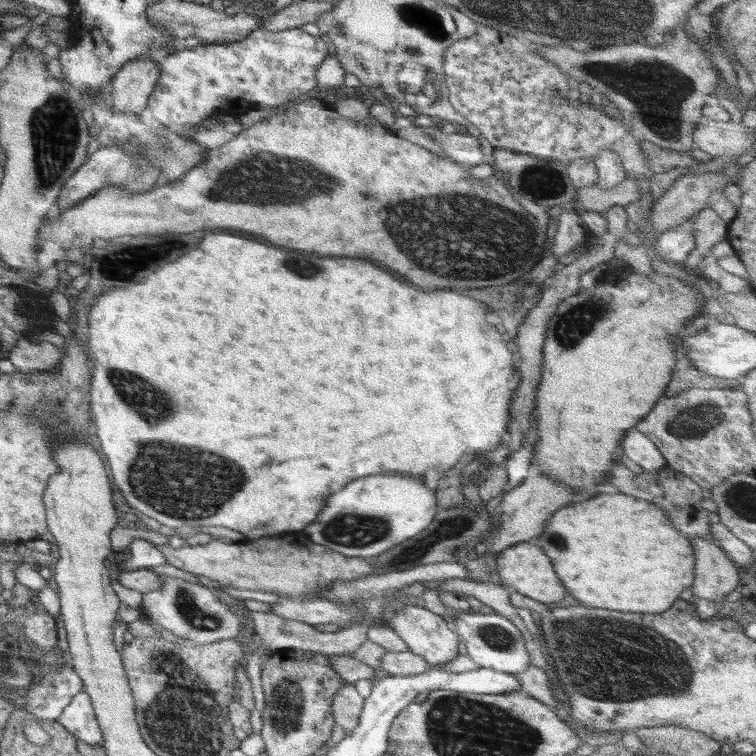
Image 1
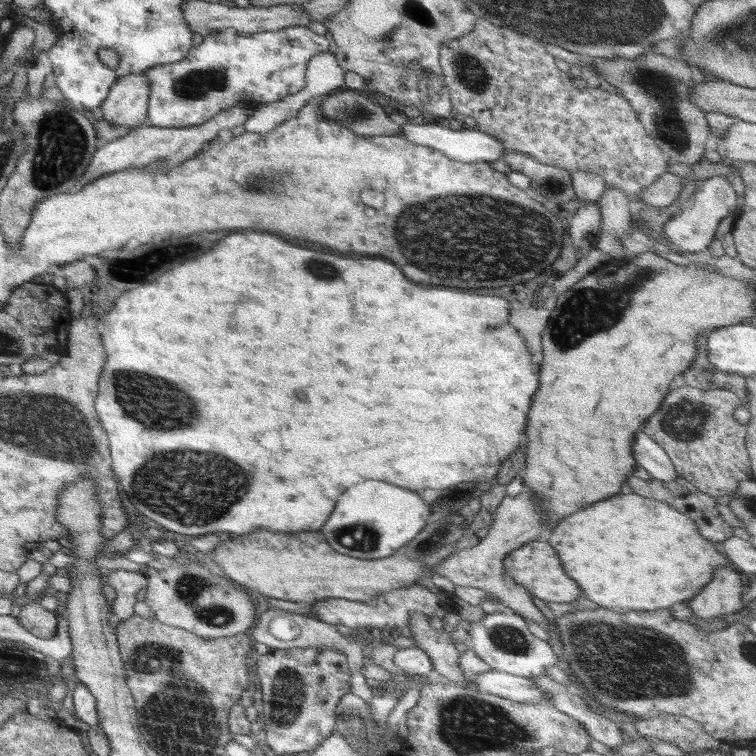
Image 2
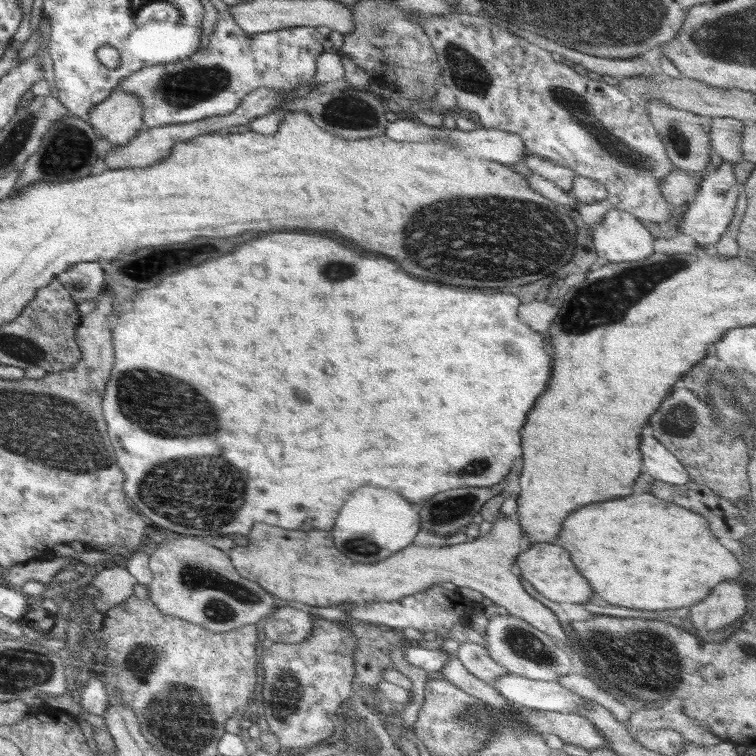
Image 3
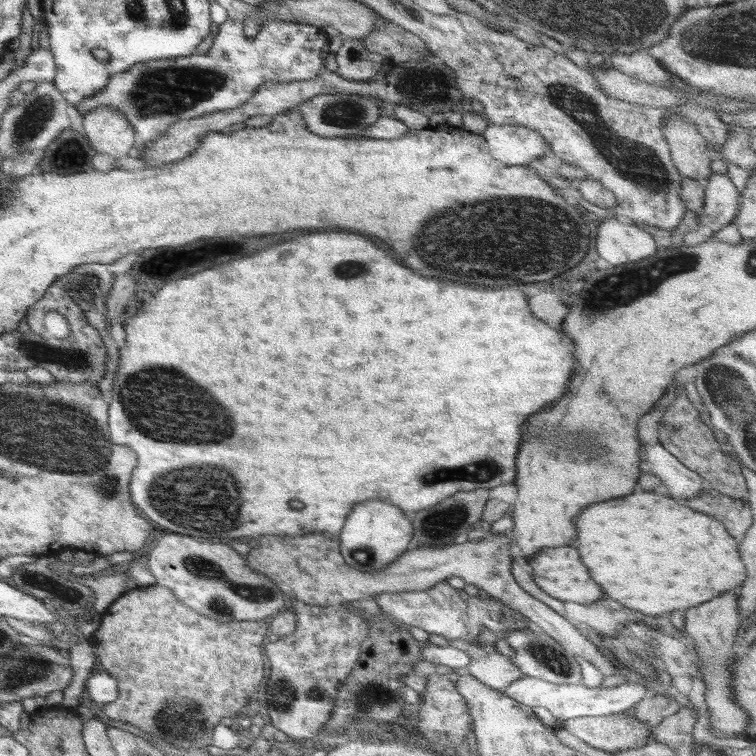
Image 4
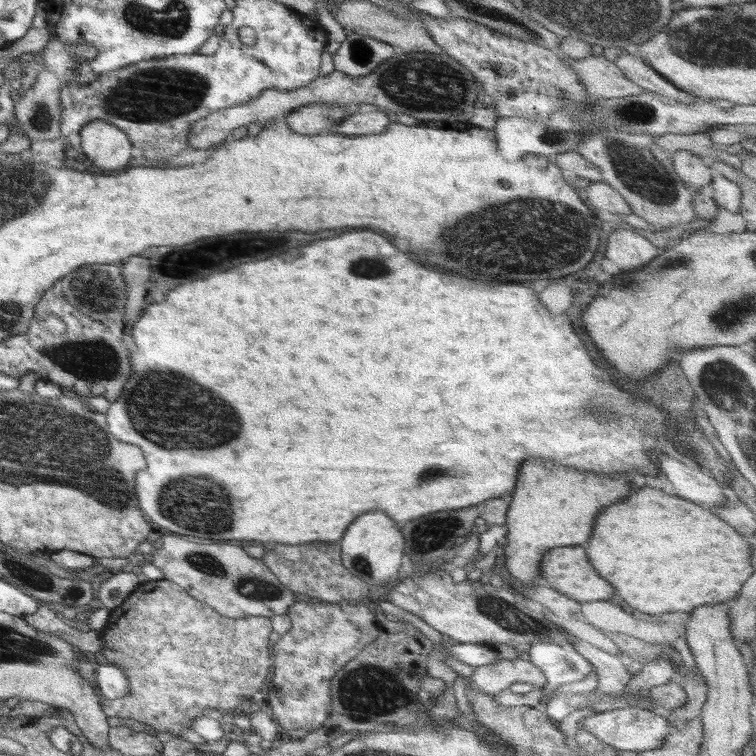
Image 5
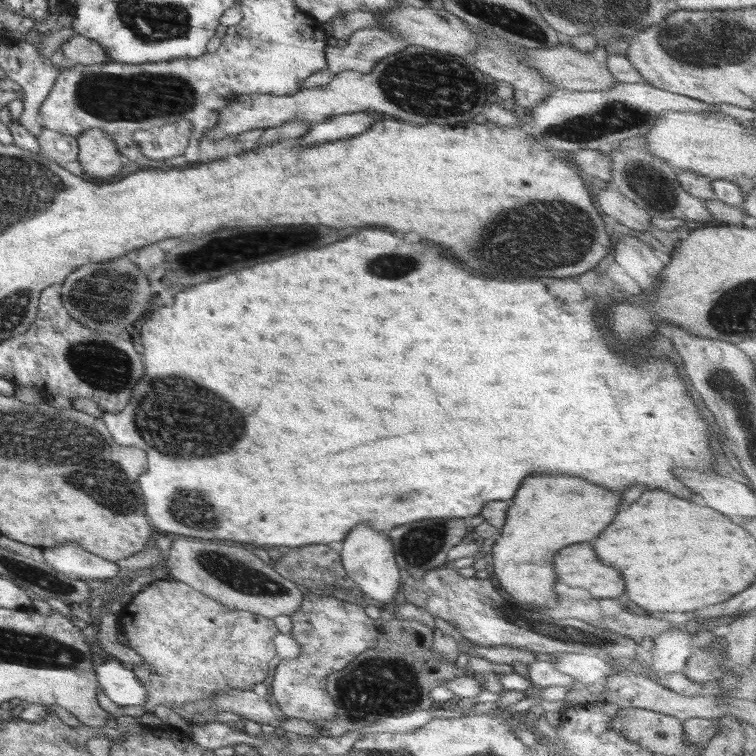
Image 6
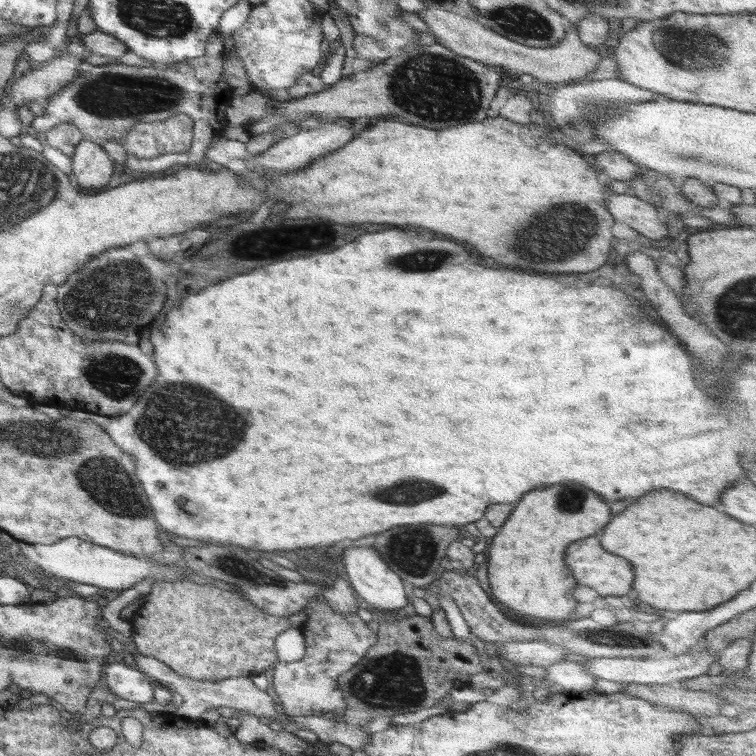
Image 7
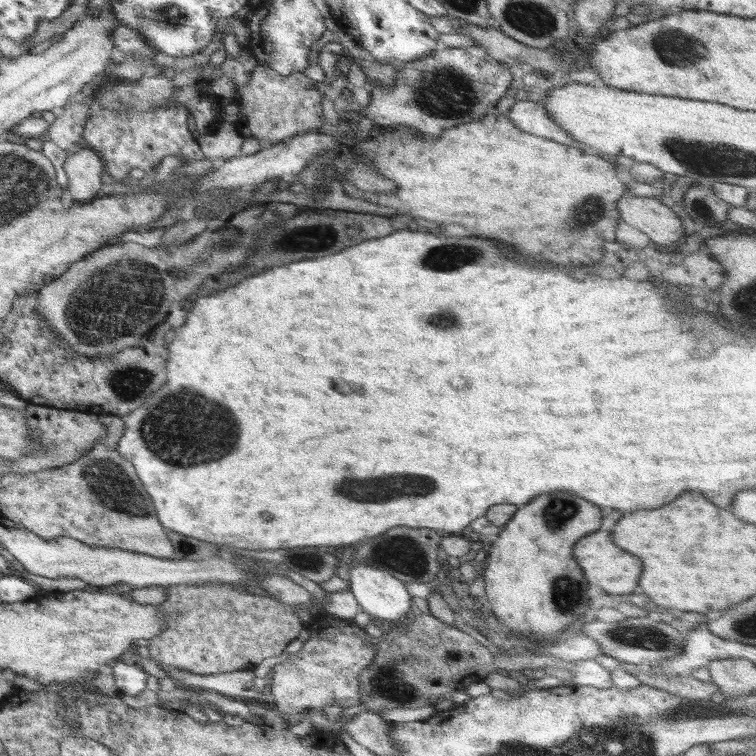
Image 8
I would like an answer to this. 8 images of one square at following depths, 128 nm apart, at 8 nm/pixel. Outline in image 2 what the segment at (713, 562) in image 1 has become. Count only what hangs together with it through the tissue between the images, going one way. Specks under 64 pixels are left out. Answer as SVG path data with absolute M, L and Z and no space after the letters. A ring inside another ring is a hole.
M733 565L718 567L713 570L712 580L697 591L689 606L700 618L736 613L748 605L741 602L741 595L747 587Z

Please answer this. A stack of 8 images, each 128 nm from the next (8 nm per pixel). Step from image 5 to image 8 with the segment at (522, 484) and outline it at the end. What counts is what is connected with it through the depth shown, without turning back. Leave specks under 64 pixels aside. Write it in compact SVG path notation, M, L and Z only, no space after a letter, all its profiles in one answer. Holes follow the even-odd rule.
M566 491L536 496L536 500L527 503L523 507L520 506L518 512L502 527L497 540L492 542L490 562L483 576L486 596L492 606L492 616L510 630L522 636L535 634L539 643L545 643L554 641L559 632L580 620L589 609L590 584L573 557L573 546L585 537L584 534L591 534L600 528L605 511L592 504L592 501L586 502L578 498L577 494Z

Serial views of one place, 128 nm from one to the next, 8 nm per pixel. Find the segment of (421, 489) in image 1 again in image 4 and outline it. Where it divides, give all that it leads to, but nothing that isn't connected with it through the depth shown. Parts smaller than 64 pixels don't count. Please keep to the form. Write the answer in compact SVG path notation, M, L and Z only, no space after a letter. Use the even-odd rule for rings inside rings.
M364 500L356 504L346 518L346 524L340 532L339 552L348 566L371 574L372 571L384 568L406 551L410 538L412 524L400 508L384 500Z

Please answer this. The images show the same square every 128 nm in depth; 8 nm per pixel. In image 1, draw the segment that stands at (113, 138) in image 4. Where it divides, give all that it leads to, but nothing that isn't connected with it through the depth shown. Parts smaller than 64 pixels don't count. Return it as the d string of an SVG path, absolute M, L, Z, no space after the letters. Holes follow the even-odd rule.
M146 57L122 65L108 87L115 111L139 115L147 105L160 73L158 61Z

